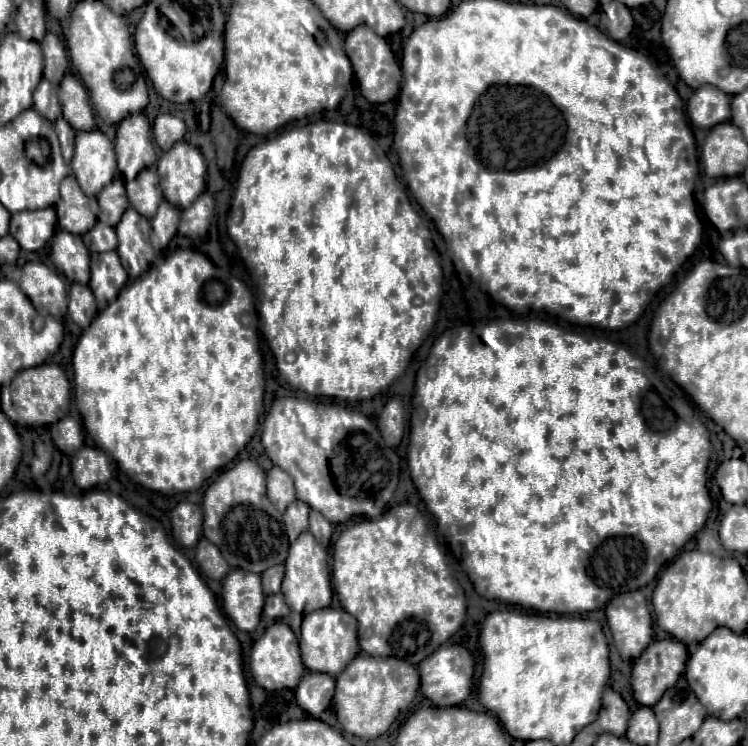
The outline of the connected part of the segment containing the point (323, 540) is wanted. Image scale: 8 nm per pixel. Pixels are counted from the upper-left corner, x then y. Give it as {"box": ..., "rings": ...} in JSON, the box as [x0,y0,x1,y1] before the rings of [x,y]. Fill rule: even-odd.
{"box":[310,510,334,546],"rings":[[[316,510],[310,512],[310,532],[314,534],[314,538],[322,544],[322,546],[328,546],[330,544],[330,536],[332,536],[332,530],[334,526]]]}

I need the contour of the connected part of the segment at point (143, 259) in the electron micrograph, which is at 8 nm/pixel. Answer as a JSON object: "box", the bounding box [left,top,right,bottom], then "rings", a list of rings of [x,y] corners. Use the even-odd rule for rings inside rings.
{"box":[116,208,154,280],"rings":[[[128,208],[116,226],[118,256],[132,280],[146,272],[152,264],[150,258],[154,252],[150,248],[150,232],[150,220],[138,214],[134,208]]]}

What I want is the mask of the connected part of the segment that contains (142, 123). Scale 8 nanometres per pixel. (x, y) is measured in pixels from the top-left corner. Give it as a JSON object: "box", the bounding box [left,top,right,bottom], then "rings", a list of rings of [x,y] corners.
{"box":[116,114,156,180],"rings":[[[132,114],[118,124],[116,158],[118,170],[126,180],[134,180],[142,168],[156,164],[154,142],[150,140],[150,124],[144,114]]]}

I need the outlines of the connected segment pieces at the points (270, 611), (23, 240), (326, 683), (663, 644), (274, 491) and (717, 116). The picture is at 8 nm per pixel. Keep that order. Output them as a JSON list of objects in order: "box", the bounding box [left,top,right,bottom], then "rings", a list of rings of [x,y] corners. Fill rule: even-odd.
[{"box":[264,594,290,620],"rings":[[[274,594],[274,596],[266,598],[266,604],[264,604],[264,616],[266,618],[280,620],[280,618],[286,618],[288,614],[290,614],[290,610],[288,610],[282,594]]]},{"box":[10,208,56,250],"rings":[[[54,208],[24,210],[12,214],[10,234],[18,240],[22,250],[40,250],[56,232],[56,212]]]},{"box":[296,672,334,718],"rings":[[[308,672],[306,676],[302,676],[296,688],[298,706],[312,718],[320,718],[320,714],[331,706],[333,696],[334,678],[318,672]]]},{"box":[632,640,688,706],"rings":[[[654,640],[634,662],[632,690],[636,702],[654,706],[684,672],[688,650],[678,640]]]},{"box":[268,466,296,512],"rings":[[[274,466],[270,472],[268,472],[268,496],[270,496],[270,502],[280,510],[284,512],[288,508],[288,504],[292,504],[296,500],[296,494],[294,494],[294,482],[290,478],[290,474],[286,474],[282,468]]]},{"box":[688,84,730,128],"rings":[[[706,84],[690,96],[688,116],[698,128],[712,128],[714,124],[726,122],[730,120],[730,96]]]}]

